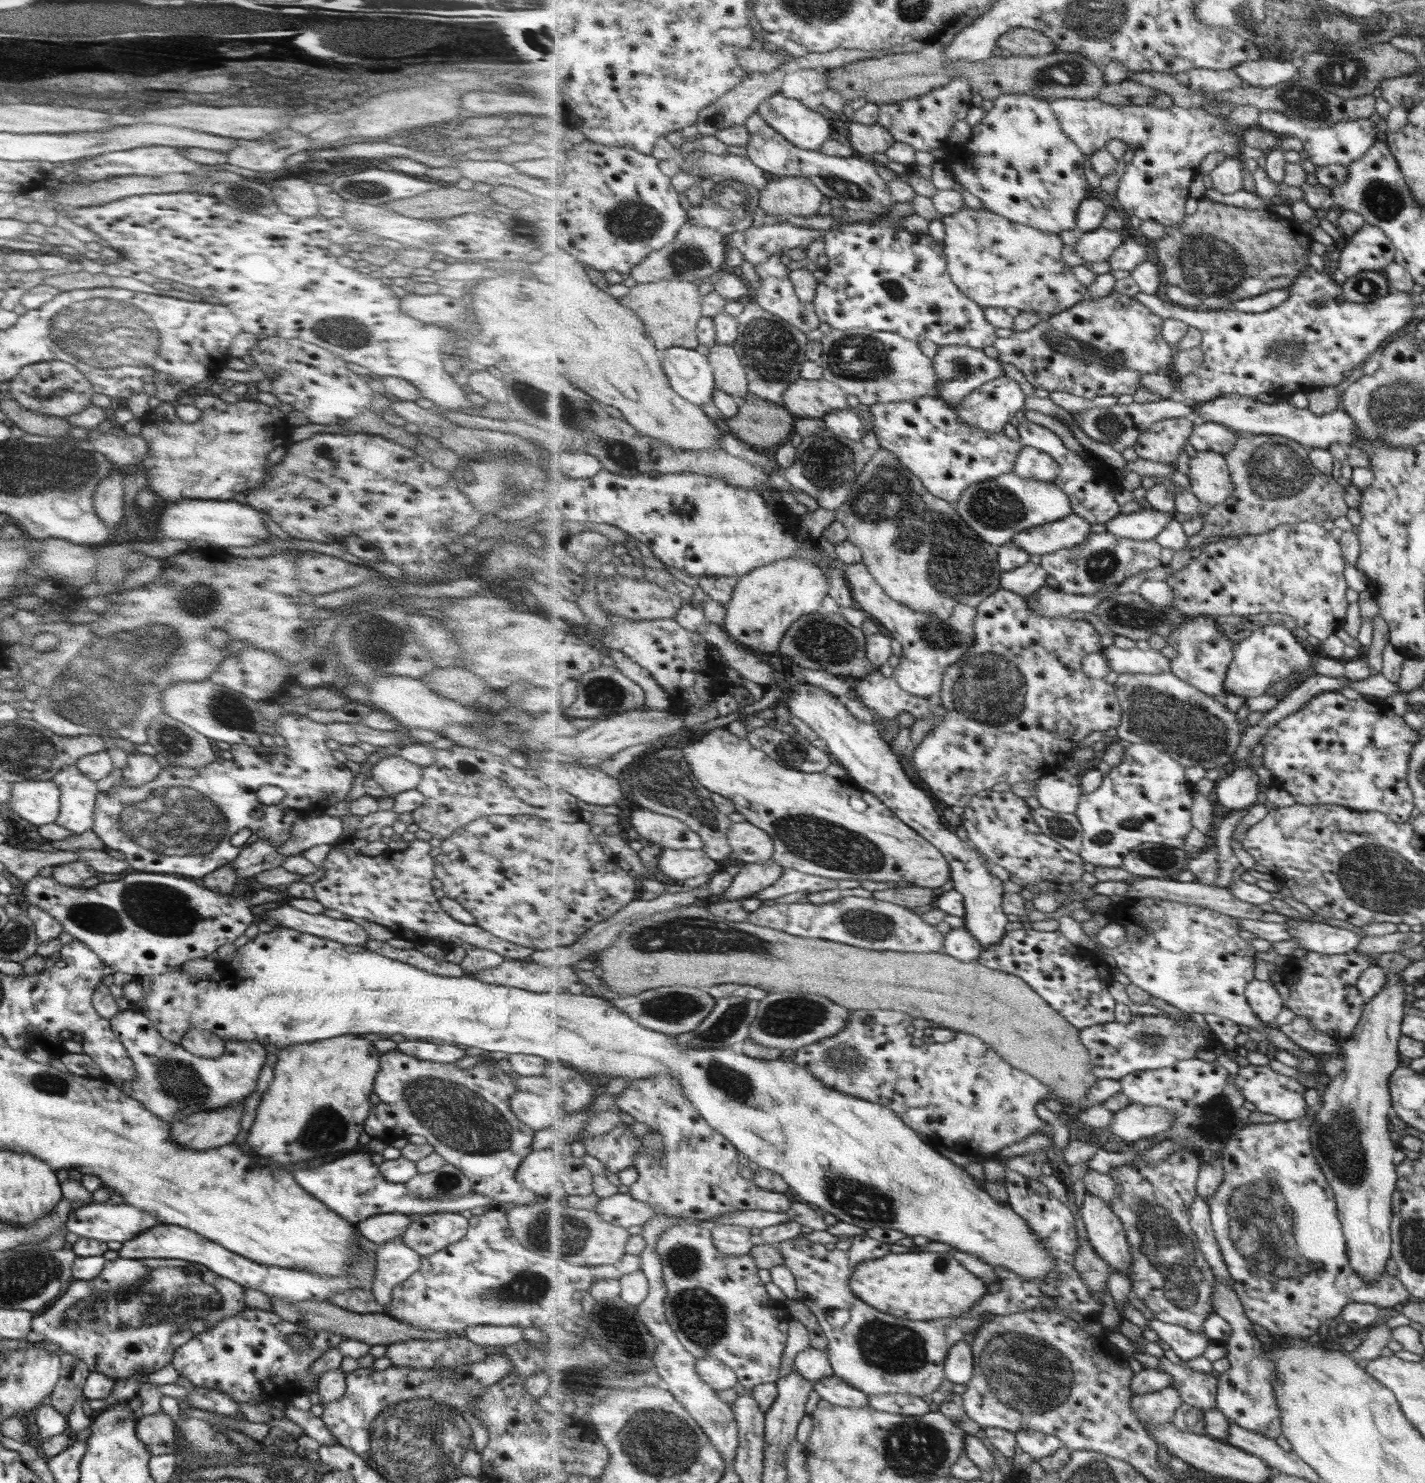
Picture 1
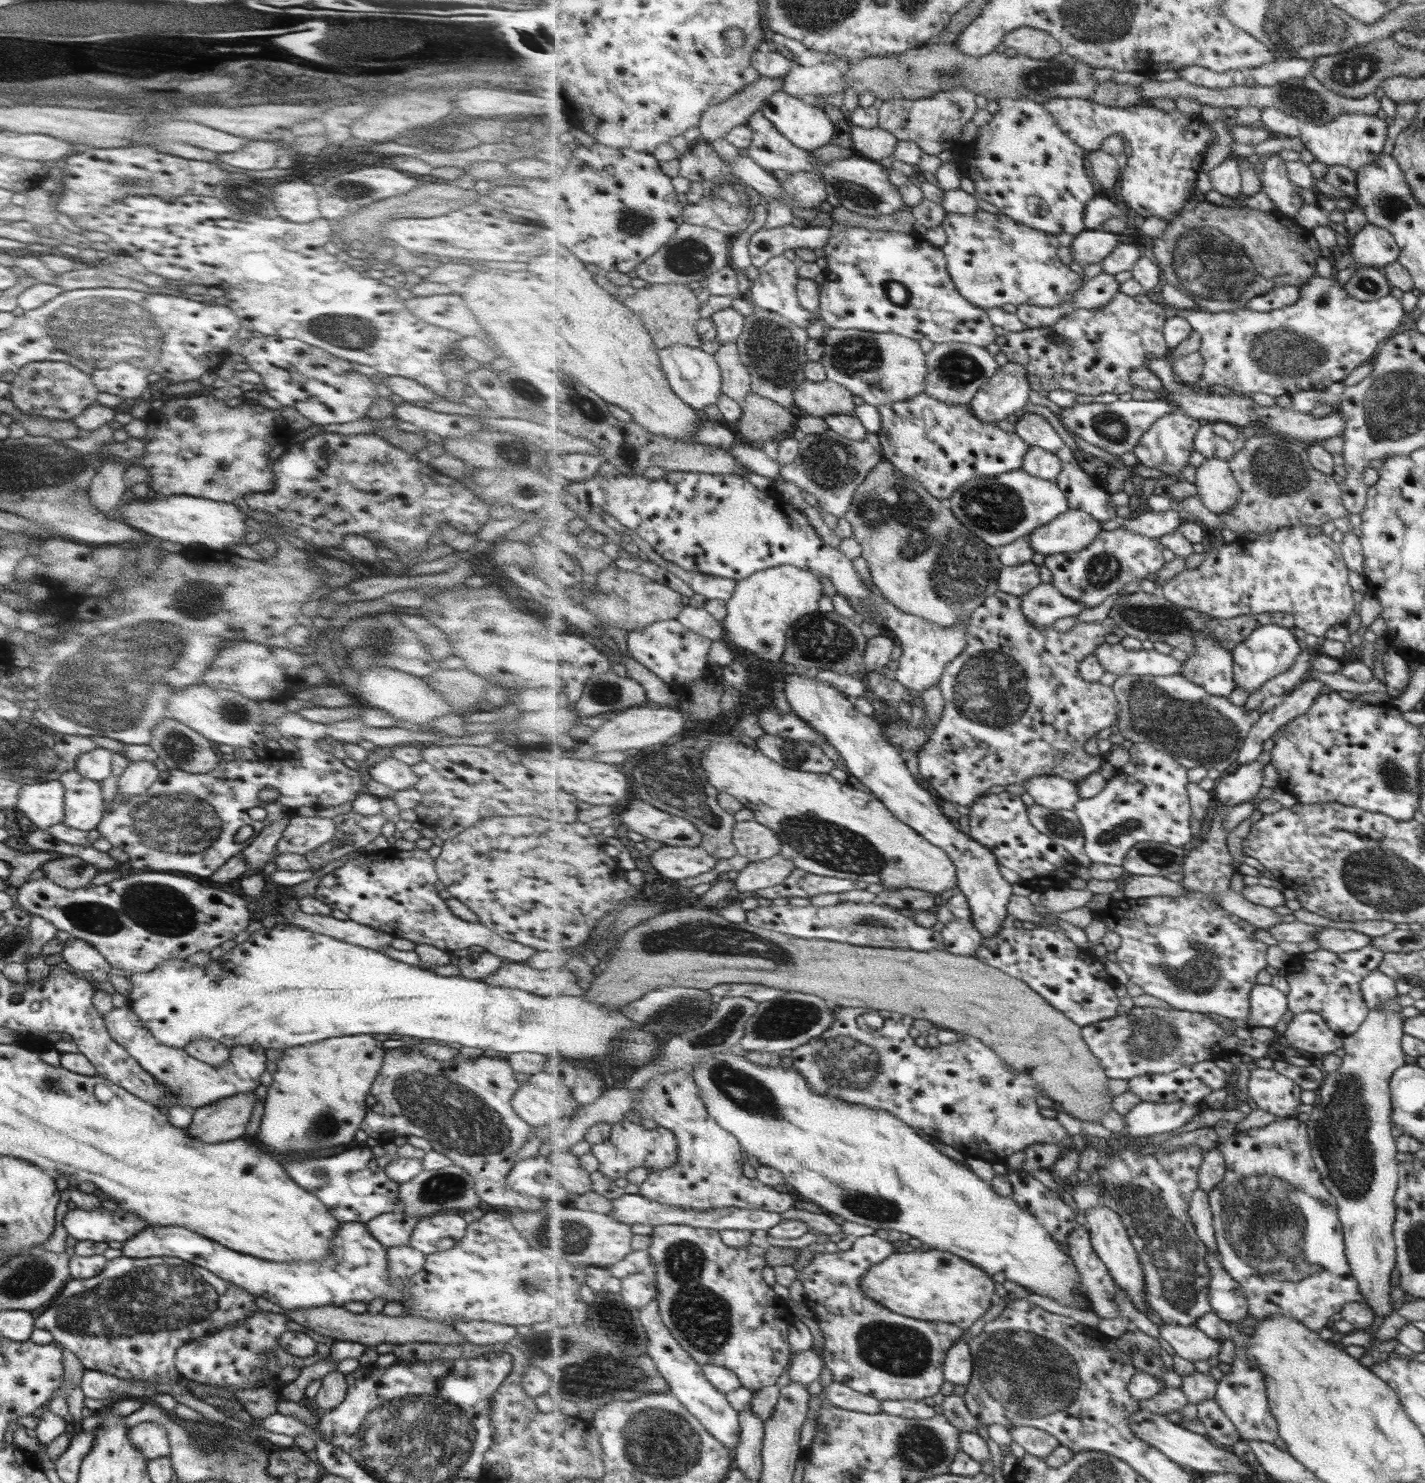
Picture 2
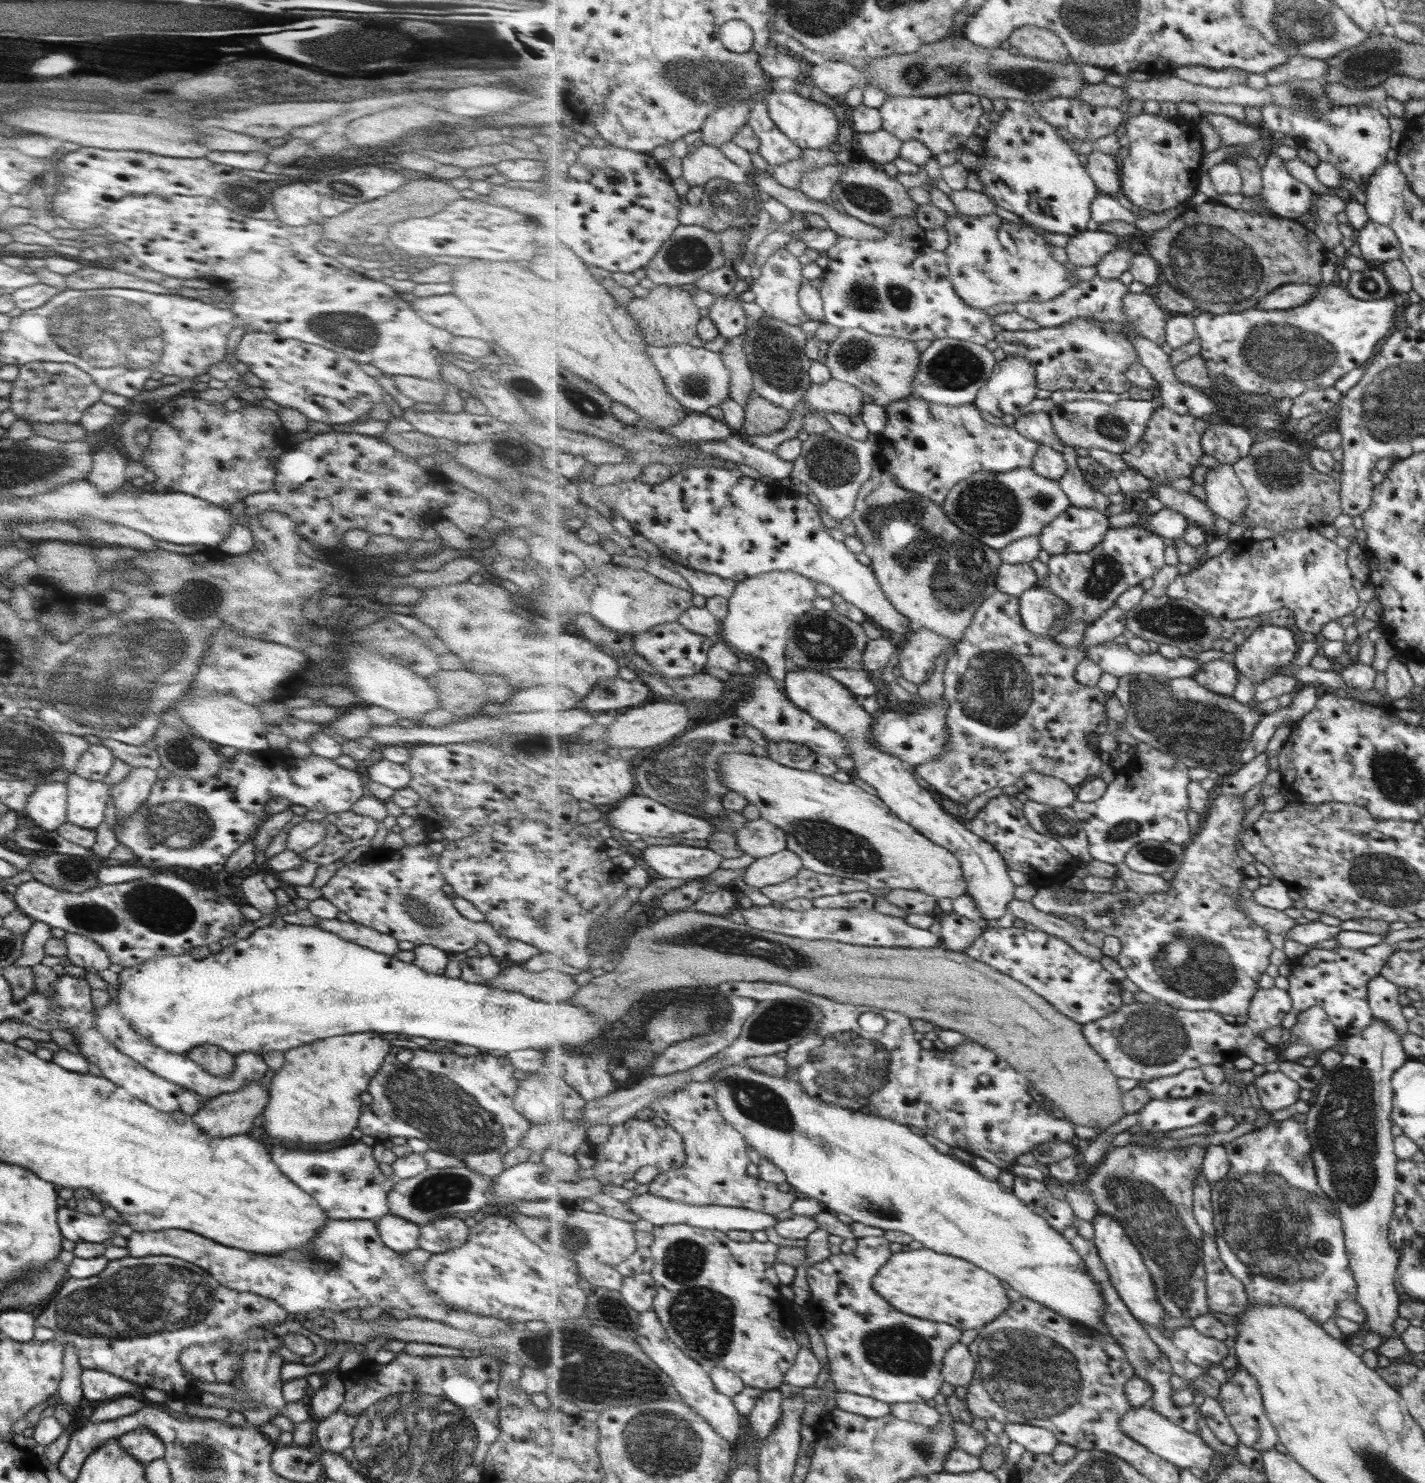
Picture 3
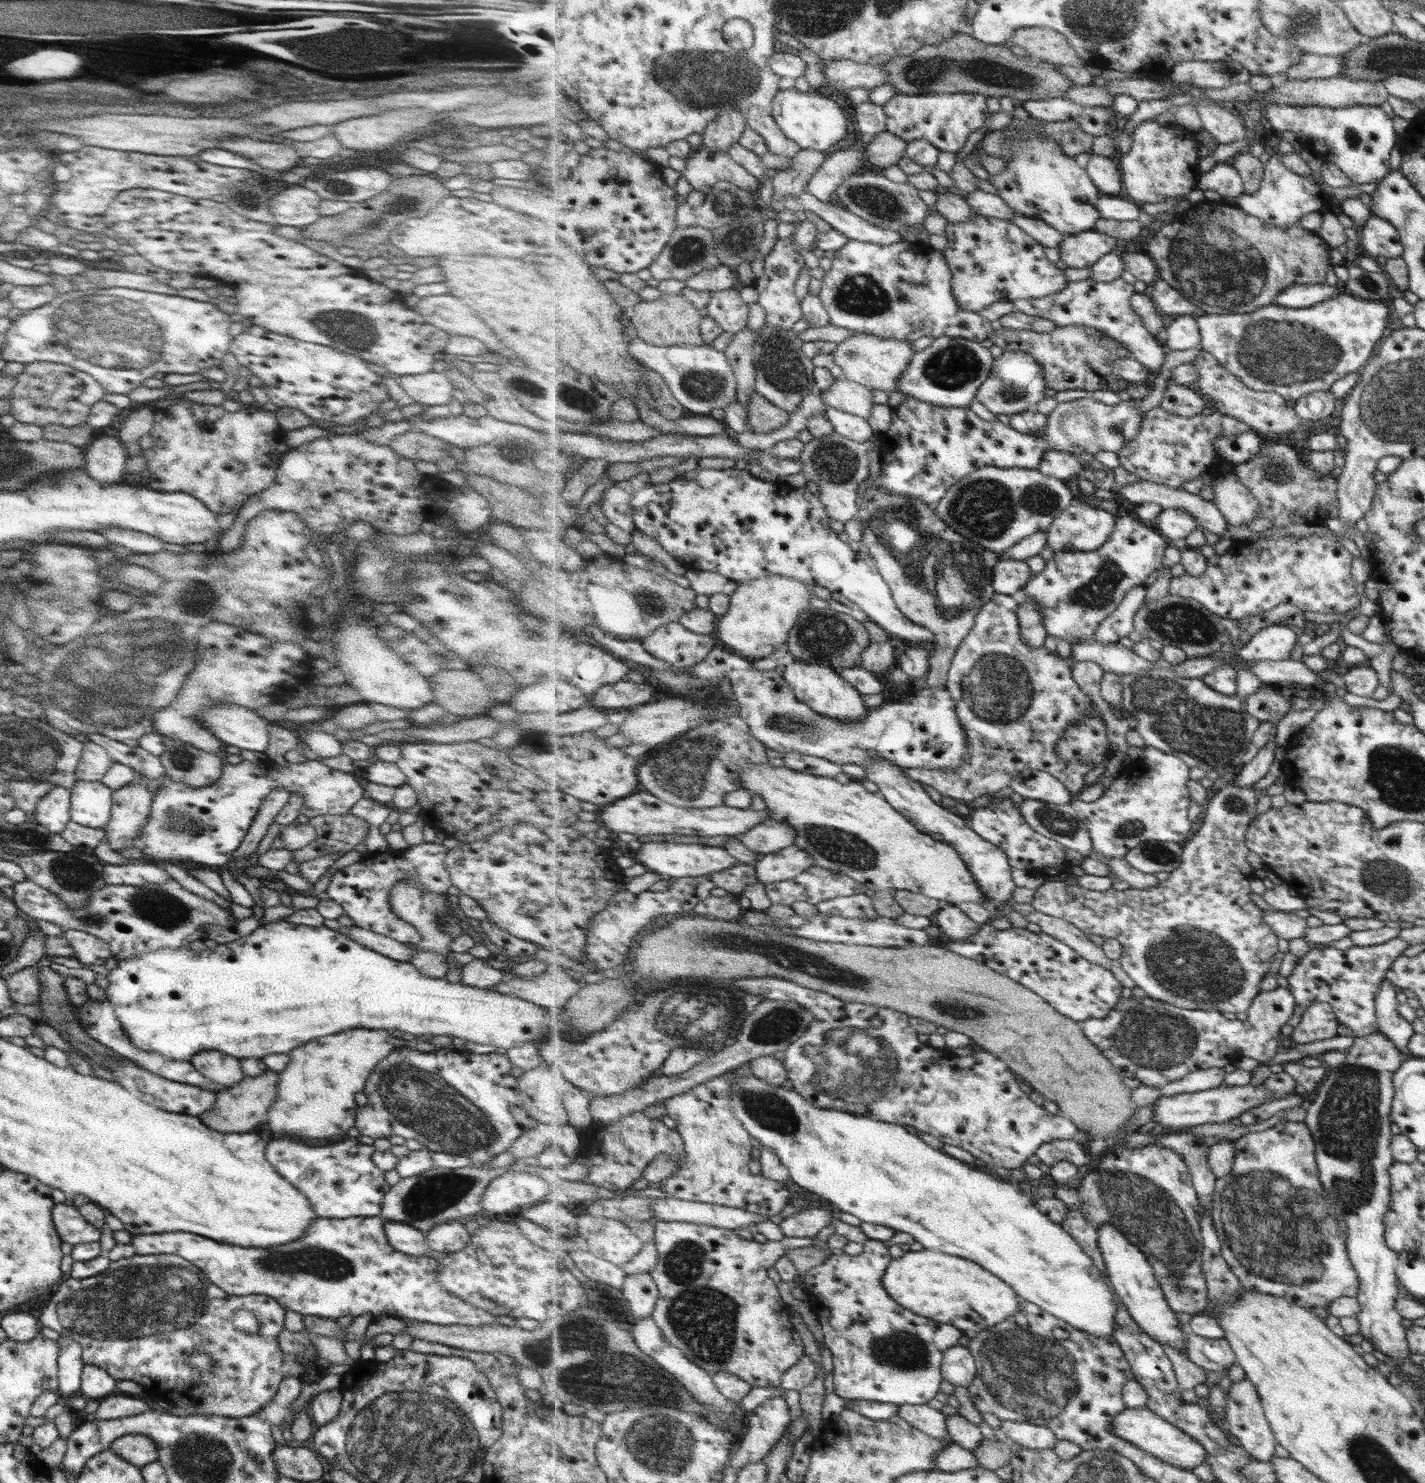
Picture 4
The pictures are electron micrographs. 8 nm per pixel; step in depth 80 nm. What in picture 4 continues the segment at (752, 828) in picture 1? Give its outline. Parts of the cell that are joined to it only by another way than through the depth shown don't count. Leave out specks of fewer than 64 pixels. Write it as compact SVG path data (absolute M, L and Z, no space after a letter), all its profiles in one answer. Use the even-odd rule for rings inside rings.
M769 816L740 837L753 853L766 855L795 845L797 833L789 823Z

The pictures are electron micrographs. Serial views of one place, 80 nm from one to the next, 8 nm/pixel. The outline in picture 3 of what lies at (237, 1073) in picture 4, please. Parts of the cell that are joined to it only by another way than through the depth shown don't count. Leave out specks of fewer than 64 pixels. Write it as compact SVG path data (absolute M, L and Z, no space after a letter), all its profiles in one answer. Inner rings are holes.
M213 1044L196 1046L184 1054L189 1060L197 1063L203 1071L213 1076L226 1076L233 1073L234 1056L223 1052Z

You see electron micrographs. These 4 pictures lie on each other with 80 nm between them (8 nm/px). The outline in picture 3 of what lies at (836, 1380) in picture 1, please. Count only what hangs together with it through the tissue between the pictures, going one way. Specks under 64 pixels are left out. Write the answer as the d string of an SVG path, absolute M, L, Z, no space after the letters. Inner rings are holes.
M836 1390L835 1402L843 1410L865 1415L867 1418L883 1418L892 1414L892 1406L888 1402L877 1400L869 1396L861 1396L853 1392Z

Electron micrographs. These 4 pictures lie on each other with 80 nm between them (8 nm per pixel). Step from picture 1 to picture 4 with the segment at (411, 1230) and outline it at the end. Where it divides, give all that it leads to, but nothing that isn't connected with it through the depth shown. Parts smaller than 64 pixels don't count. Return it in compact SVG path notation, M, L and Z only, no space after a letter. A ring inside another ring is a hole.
M457 1221L432 1227L424 1233L430 1250L454 1253L468 1245L470 1234Z

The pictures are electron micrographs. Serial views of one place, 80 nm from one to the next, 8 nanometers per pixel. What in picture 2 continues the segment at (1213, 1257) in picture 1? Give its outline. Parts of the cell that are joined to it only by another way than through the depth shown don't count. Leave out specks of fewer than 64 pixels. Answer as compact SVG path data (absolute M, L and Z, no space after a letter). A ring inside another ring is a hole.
M1199 1188L1193 1193L1189 1214L1192 1216L1192 1222L1196 1226L1197 1234L1207 1245L1208 1252L1211 1251L1218 1256L1218 1240L1216 1228L1214 1227L1213 1212L1208 1192L1205 1189Z

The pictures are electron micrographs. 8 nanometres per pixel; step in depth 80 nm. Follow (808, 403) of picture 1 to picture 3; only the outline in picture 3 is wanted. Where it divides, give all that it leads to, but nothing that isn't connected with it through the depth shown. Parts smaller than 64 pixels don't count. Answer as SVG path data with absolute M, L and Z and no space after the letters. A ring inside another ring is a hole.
M833 378L825 384L812 383L803 400L811 404L813 413L820 417L830 412L861 416L864 409L863 391Z

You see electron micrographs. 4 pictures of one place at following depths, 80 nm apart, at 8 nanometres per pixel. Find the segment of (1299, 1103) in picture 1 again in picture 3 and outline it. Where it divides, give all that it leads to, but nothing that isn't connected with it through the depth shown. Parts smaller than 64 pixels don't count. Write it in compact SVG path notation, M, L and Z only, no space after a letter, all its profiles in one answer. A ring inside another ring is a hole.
M1265 1072L1255 1081L1261 1107L1269 1114L1295 1104L1299 1100L1301 1086L1283 1072Z

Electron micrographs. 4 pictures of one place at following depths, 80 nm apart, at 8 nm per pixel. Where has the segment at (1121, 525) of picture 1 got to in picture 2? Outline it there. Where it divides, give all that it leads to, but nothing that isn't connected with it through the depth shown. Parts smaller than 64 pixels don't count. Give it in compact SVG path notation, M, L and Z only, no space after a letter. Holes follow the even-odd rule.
M1173 508L1163 512L1145 512L1136 517L1131 516L1123 519L1120 528L1126 531L1137 531L1149 535L1151 538L1160 539L1168 534L1173 534L1176 528L1180 528L1185 520L1186 517Z

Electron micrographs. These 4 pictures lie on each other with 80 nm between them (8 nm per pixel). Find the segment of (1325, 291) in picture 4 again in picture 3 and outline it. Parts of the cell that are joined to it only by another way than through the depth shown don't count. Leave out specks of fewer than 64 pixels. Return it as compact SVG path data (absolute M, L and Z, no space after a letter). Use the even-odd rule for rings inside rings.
M1283 284L1258 302L1257 308L1265 310L1289 309L1307 304L1313 300L1319 287L1306 284Z

